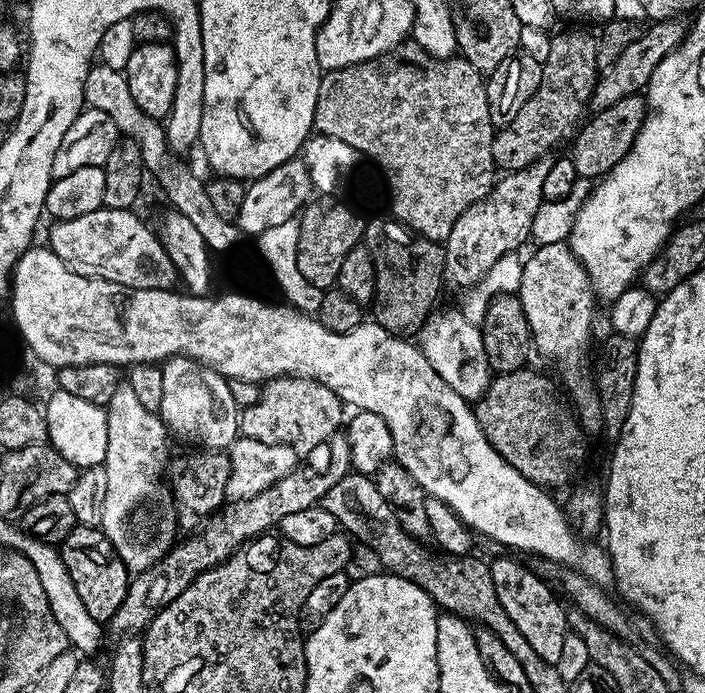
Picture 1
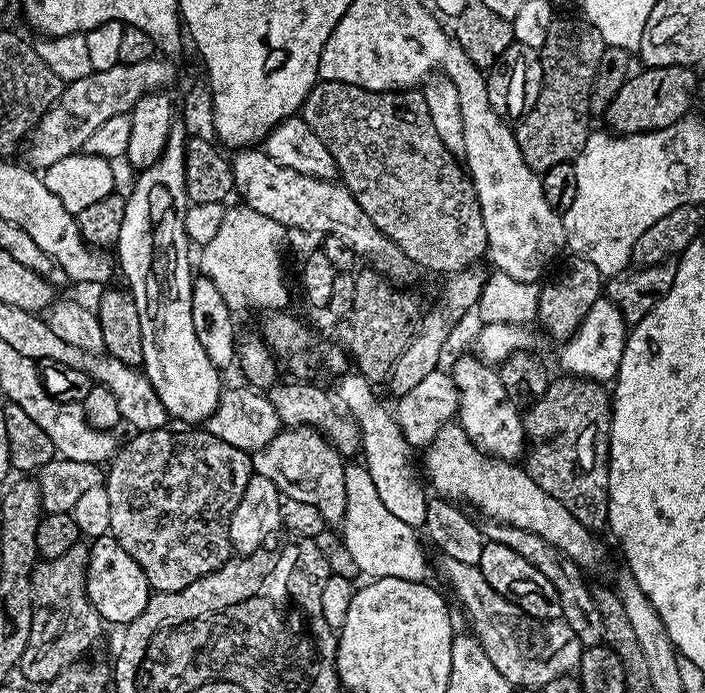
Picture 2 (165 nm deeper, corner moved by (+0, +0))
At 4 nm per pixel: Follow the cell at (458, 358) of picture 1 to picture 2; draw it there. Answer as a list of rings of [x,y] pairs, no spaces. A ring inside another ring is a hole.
[[[472,356],[462,357],[450,368],[451,378],[460,395],[459,427],[489,456],[505,462],[519,461],[519,456],[521,455],[521,459],[526,452],[521,409],[514,402],[510,402],[510,398],[506,398],[506,386],[502,386],[499,371],[491,363]]]

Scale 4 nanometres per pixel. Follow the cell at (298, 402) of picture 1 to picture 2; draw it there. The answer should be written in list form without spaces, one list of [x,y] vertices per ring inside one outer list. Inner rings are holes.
[[[285,427],[265,448],[253,451],[250,459],[255,475],[270,478],[281,497],[298,498],[298,502],[315,506],[318,514],[322,514],[325,525],[340,526],[343,523],[346,510],[346,460],[315,428]]]

